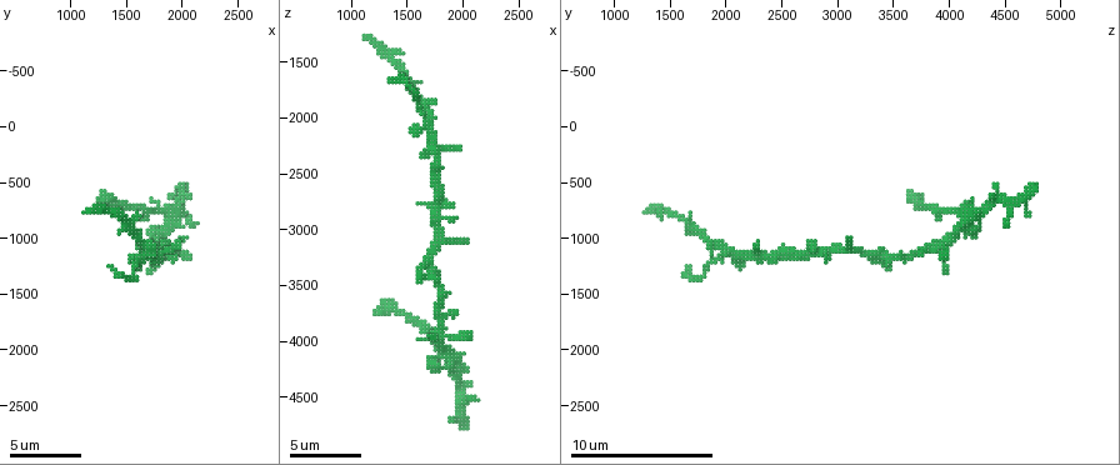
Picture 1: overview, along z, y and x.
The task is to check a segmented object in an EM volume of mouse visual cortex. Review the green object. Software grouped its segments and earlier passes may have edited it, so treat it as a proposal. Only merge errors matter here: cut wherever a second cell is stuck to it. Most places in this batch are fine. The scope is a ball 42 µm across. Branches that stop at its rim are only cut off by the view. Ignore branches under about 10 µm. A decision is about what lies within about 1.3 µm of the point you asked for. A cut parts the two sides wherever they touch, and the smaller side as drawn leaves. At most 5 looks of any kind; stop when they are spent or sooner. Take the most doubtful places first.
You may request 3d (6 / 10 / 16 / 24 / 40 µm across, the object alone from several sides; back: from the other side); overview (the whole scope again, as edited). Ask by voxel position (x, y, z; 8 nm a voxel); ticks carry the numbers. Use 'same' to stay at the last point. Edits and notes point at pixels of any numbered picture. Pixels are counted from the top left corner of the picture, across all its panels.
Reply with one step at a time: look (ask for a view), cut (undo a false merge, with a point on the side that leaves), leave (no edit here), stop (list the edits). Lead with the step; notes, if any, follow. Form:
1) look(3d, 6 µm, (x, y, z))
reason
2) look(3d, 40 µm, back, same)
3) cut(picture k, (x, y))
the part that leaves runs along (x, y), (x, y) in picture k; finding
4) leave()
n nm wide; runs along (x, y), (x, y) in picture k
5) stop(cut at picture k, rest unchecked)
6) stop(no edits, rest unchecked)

look(3d, 16 µm, (1880, 820, 4140))
sharp bend

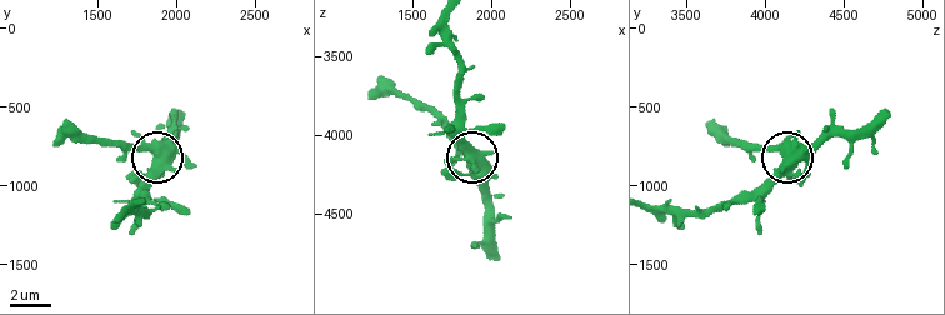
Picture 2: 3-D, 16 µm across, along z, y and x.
leave()
continuous, no second cell

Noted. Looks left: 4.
look(3d, 10 µm, (1800, 1100, 3060))

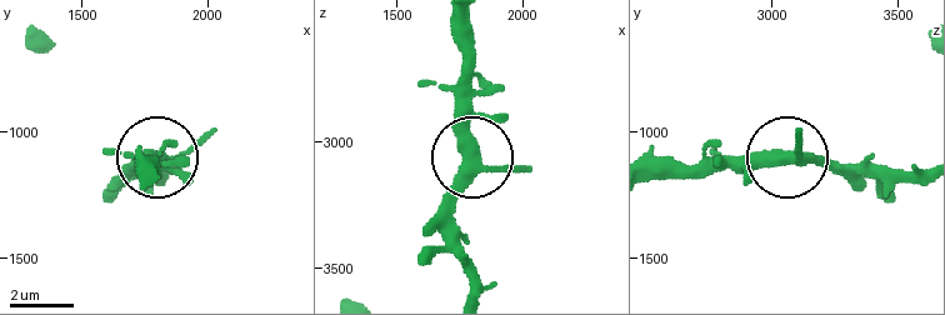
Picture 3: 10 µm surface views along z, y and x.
look(3d, 10 µm, back, (1800, 1110, 3060))
from behind

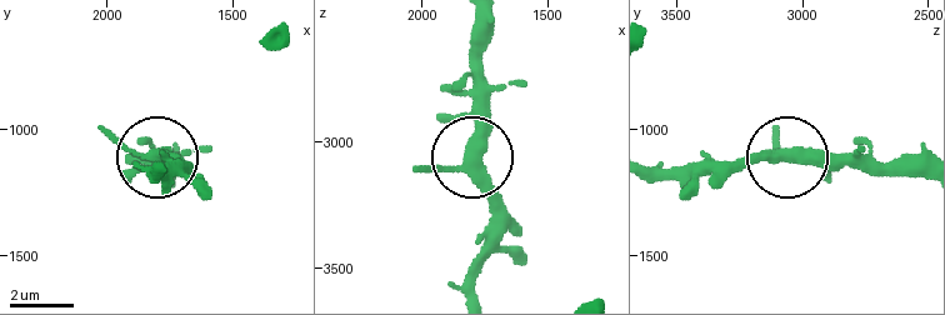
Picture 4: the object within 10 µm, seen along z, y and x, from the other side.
leave()
3 arms; runs along (788, 160), (710, 160) in picture 4; continuous, no second cell

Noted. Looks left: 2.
look(3d, 16 µm, (1640, 1000, 1820))
two arms in line, one across

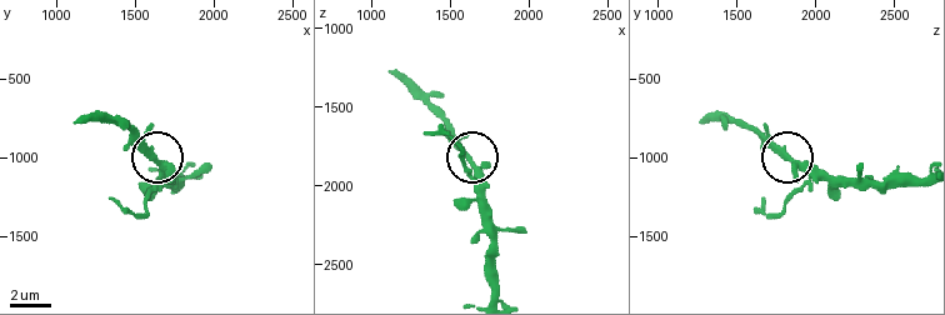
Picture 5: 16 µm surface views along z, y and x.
leave()
3 arms; continuous, no second cell

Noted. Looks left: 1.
stop(no edits, rest unchecked)

